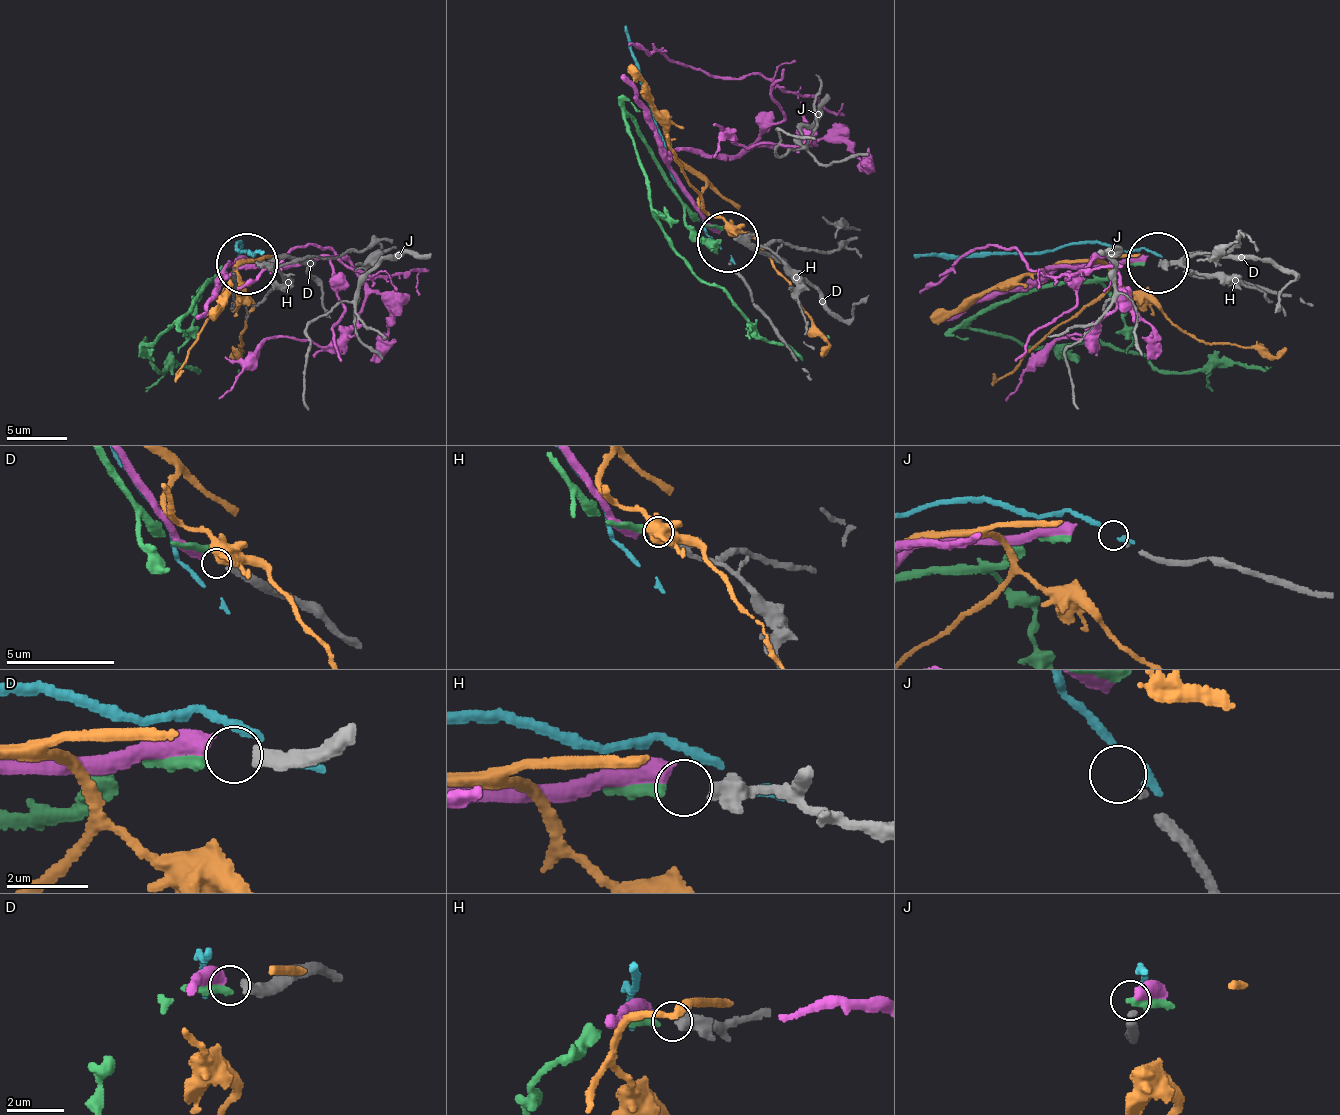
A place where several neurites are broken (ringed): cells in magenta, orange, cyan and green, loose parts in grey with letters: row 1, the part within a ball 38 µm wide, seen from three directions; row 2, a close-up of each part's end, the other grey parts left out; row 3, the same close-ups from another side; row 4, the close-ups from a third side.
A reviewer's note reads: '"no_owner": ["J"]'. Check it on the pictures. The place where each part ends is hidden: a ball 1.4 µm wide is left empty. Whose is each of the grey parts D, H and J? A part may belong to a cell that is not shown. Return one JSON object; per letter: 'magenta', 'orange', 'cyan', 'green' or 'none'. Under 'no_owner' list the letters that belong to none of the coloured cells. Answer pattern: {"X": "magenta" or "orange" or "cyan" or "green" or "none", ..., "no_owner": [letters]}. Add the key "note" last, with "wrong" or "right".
{"D": "magenta", "H": "green", "J": "none", "no_owner": ["J"], "note": "right"}

